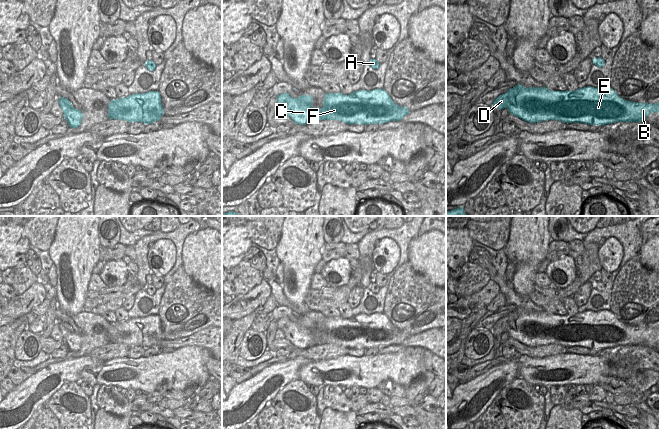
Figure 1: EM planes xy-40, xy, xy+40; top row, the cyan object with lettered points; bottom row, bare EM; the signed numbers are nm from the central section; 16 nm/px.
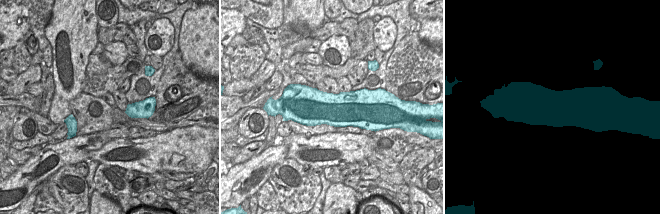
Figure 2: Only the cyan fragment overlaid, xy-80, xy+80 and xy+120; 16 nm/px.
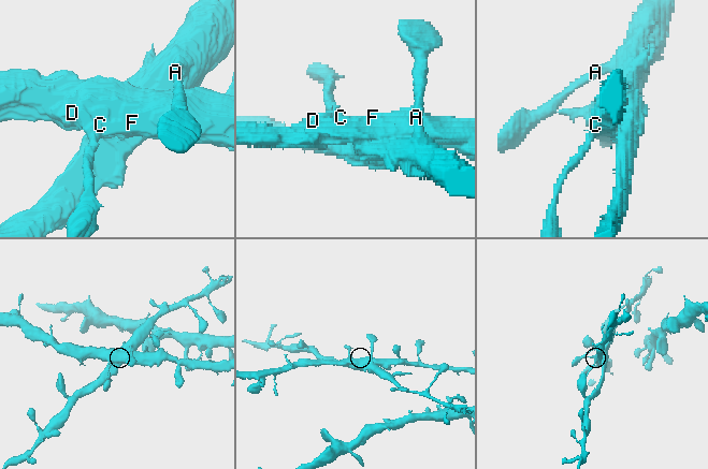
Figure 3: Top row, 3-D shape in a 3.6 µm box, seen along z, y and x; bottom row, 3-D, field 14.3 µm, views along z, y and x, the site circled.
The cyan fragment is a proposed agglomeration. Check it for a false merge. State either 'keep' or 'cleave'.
cleave

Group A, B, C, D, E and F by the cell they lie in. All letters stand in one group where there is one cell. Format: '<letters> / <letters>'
A E / B C D F

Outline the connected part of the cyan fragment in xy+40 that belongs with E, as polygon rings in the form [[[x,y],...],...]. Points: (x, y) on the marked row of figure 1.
[[[608,97],[604,101],[590,101],[588,105],[581,105],[580,107],[568,107],[567,112],[562,115],[556,115],[555,120],[564,123],[586,123],[591,121],[593,116],[599,116],[605,119],[611,117],[621,117],[622,119],[628,116],[639,116],[639,113],[629,110],[613,109],[613,115],[610,115],[610,108],[608,107]]]

